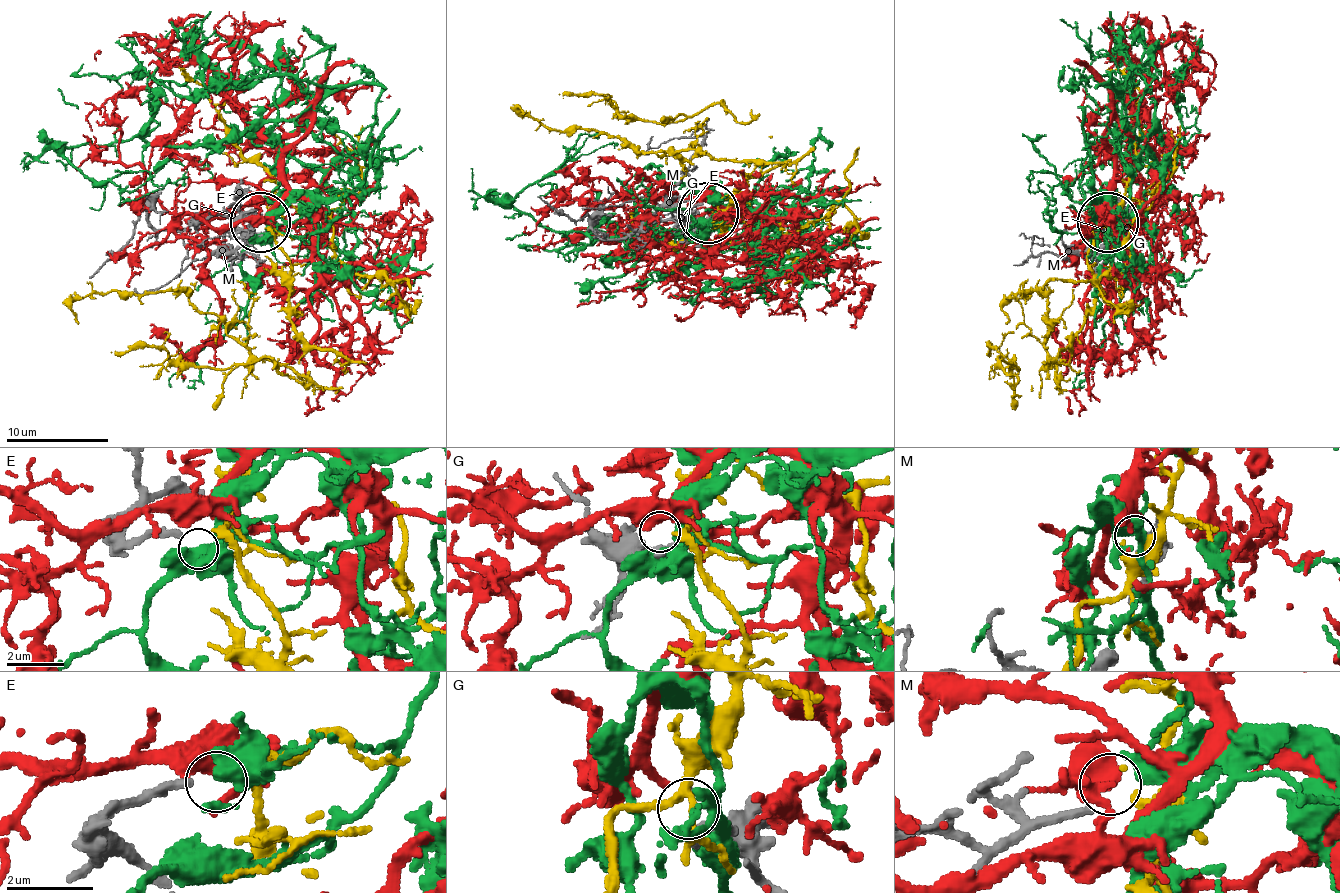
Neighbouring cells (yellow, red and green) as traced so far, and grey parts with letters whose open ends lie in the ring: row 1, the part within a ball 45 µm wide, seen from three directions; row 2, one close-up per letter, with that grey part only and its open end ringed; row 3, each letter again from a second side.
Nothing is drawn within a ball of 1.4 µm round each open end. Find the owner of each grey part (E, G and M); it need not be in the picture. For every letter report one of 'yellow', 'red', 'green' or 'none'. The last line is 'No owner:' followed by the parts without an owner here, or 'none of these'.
E: none
G: red
M: green
No owner: E

